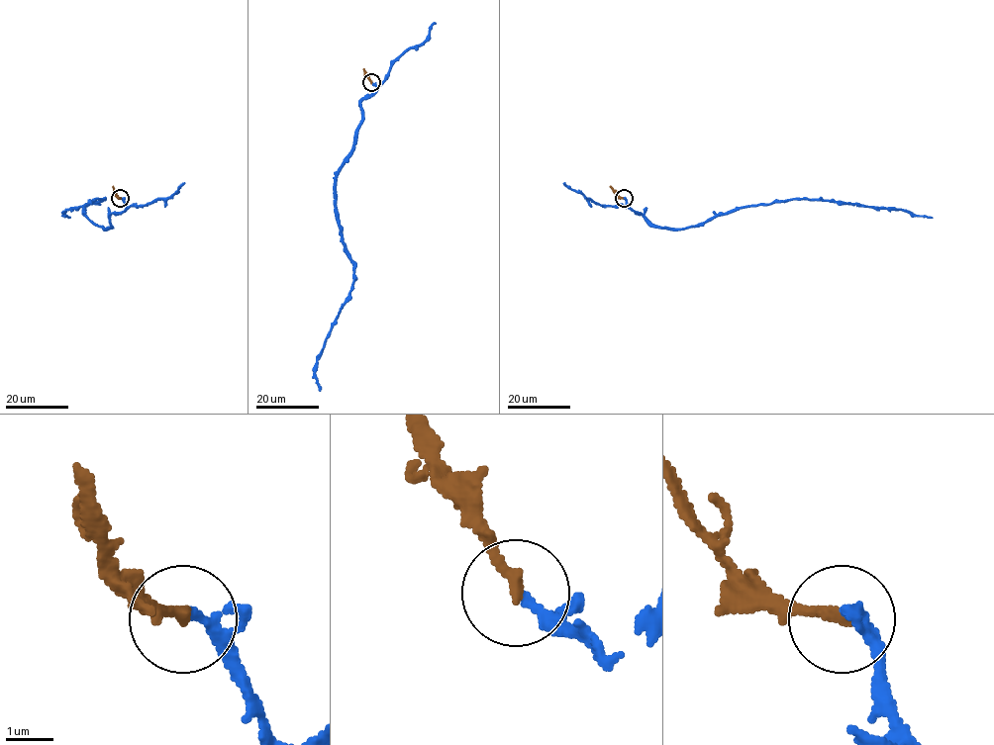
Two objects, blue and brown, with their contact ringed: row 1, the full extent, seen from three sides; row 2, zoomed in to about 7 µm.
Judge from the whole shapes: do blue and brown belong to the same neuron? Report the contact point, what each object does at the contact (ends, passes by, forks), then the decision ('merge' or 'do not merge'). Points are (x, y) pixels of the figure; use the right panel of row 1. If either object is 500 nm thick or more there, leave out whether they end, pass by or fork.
(624, 198) | blue passes by | brown ends | merge

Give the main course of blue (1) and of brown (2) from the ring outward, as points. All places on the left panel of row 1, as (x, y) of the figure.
1: (121, 198), (126, 208), (112, 213), (110, 228), (84, 214), (86, 205), (102, 199), (66, 210), (69, 218)
2: (121, 198), (113, 186)

